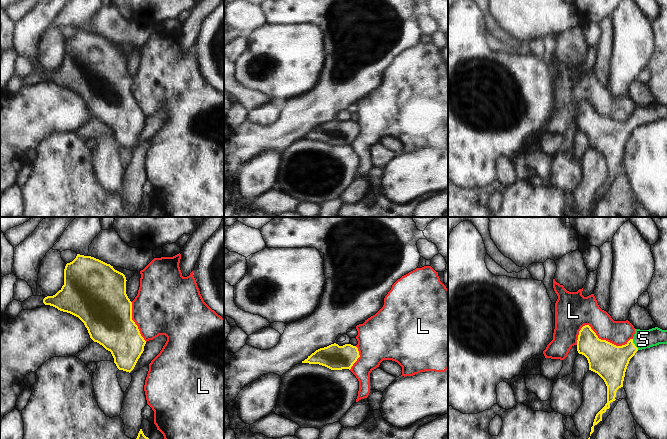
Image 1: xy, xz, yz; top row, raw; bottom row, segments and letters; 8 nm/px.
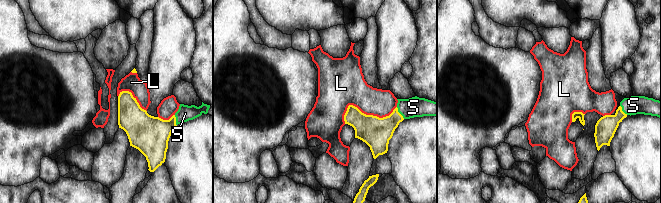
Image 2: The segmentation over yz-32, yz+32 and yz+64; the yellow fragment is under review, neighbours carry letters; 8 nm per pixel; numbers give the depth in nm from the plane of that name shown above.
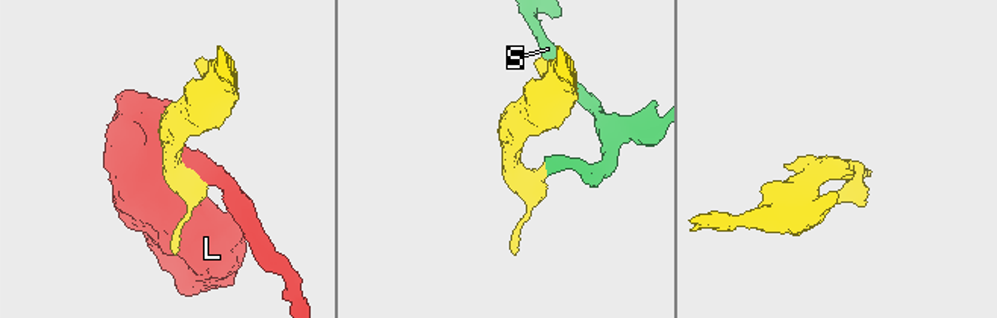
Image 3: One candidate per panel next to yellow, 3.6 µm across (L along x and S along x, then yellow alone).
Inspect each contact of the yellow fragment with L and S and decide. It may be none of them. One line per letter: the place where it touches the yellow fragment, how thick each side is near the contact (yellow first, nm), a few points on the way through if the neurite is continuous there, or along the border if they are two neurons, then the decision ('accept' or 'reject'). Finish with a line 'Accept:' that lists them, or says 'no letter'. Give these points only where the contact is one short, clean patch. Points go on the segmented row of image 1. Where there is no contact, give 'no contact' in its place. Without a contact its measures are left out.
L: yz (597, 336) | 280/240 nm | reject
S: yz (634, 344) | 280/150 nm | across yz (609, 361), (626, 352), (634, 344), (643, 339) | accept
Accept: S

